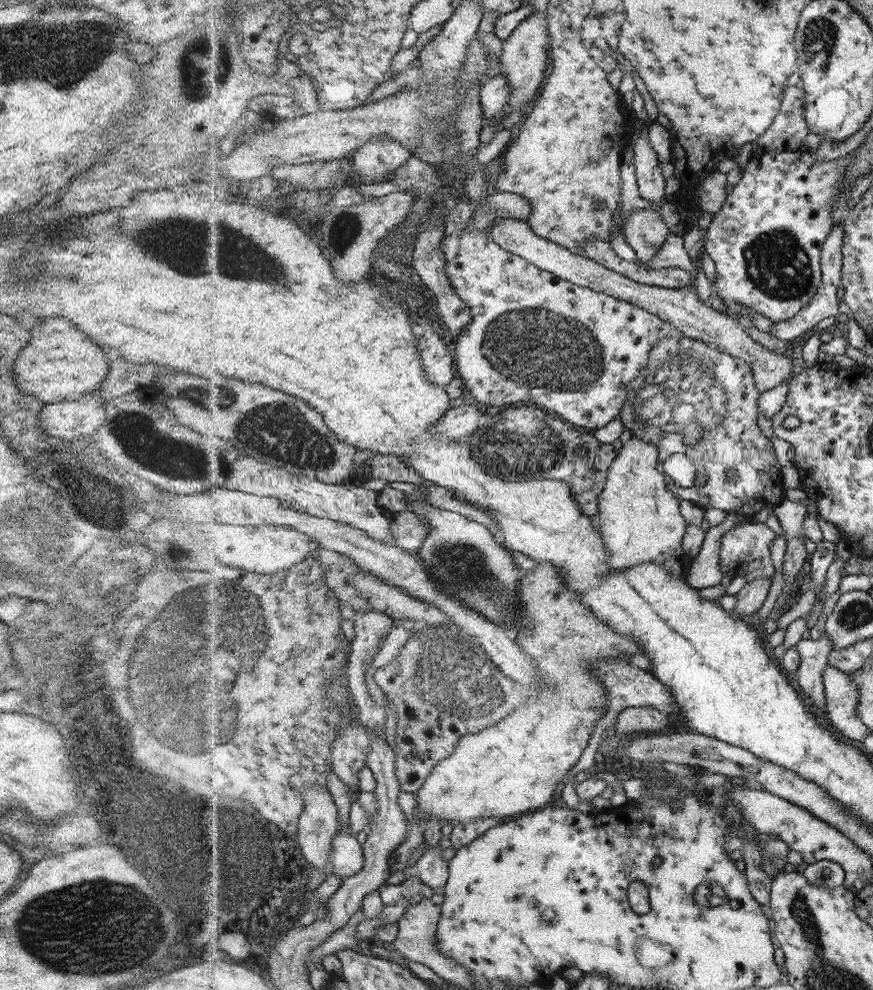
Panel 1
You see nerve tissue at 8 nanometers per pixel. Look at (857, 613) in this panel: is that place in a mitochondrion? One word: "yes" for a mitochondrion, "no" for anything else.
yes

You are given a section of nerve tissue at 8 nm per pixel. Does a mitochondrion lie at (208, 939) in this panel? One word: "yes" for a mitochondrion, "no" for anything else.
yes

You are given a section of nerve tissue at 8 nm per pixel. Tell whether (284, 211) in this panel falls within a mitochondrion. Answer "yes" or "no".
no

